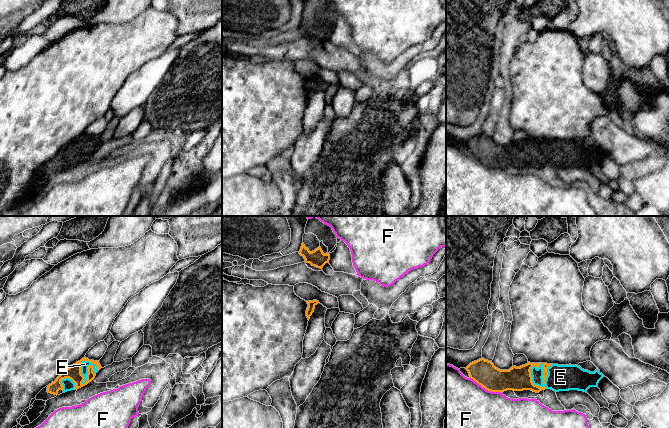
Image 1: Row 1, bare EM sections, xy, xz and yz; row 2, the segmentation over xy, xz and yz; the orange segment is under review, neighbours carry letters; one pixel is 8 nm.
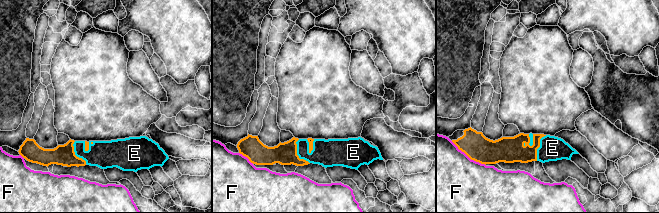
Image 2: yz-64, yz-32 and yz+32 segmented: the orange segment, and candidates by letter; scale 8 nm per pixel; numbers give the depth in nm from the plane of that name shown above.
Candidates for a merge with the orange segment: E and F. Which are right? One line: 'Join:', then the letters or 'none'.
Join: none

